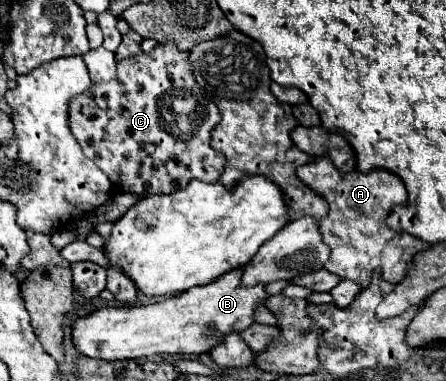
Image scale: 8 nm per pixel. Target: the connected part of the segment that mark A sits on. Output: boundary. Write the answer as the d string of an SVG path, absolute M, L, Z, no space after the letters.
M320 155L312 163L298 167L296 173L308 187L312 187L328 201L328 213L326 219L322 219L320 229L324 243L328 243L332 249L330 259L324 263L330 273L366 287L372 273L380 267L386 281L398 283L410 271L414 255L430 247L424 241L406 239L386 225L386 217L390 215L392 207L408 203L404 183L394 173L386 169L362 173L356 169L354 173L350 171L342 175L342 171L338 171L334 163L326 159L326 155Z

